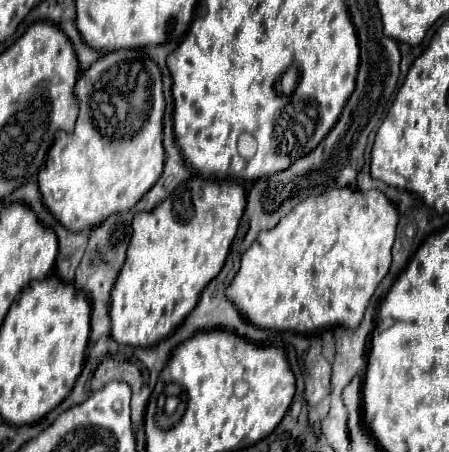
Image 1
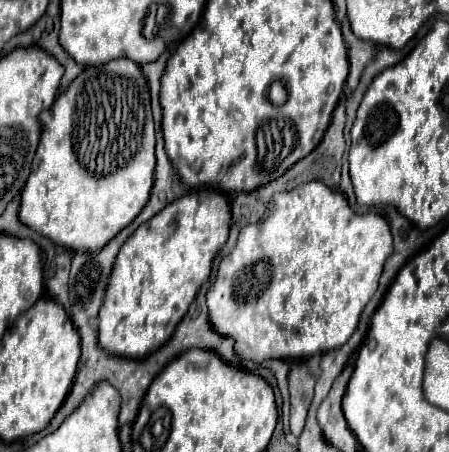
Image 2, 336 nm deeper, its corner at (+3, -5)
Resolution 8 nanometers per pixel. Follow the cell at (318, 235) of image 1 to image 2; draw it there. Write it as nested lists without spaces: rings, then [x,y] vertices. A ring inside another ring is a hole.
[[[317,180],[303,182],[295,190],[275,194],[273,204],[271,204],[269,212],[265,214],[265,218],[257,223],[241,228],[235,248],[231,250],[231,254],[223,256],[223,260],[219,262],[219,270],[217,270],[215,282],[209,288],[209,292],[207,292],[209,322],[215,328],[215,332],[235,340],[235,354],[241,360],[253,360],[253,362],[263,362],[263,360],[269,360],[269,358],[299,360],[299,358],[309,358],[313,354],[323,354],[323,352],[341,348],[351,338],[351,334],[355,332],[355,328],[359,324],[359,316],[361,316],[365,304],[375,294],[377,280],[381,276],[383,264],[385,264],[385,260],[387,260],[387,256],[391,252],[393,252],[393,238],[391,238],[389,224],[387,224],[387,220],[383,216],[379,216],[379,214],[355,214],[349,208],[347,198],[341,192],[333,192],[331,188],[327,188],[325,184],[321,184]]]

